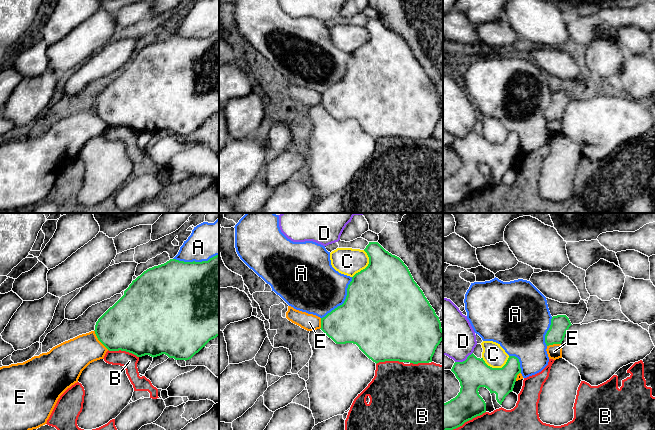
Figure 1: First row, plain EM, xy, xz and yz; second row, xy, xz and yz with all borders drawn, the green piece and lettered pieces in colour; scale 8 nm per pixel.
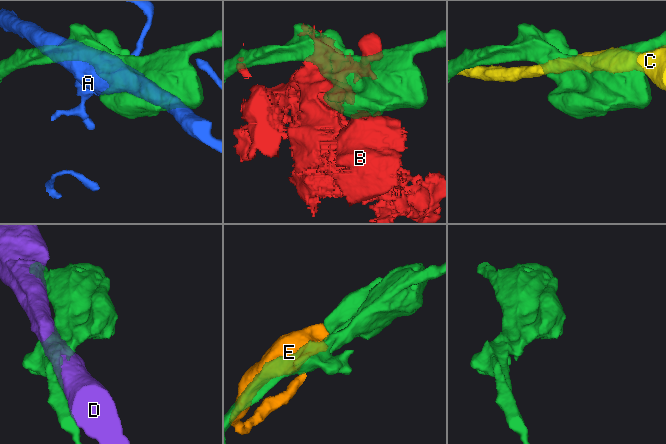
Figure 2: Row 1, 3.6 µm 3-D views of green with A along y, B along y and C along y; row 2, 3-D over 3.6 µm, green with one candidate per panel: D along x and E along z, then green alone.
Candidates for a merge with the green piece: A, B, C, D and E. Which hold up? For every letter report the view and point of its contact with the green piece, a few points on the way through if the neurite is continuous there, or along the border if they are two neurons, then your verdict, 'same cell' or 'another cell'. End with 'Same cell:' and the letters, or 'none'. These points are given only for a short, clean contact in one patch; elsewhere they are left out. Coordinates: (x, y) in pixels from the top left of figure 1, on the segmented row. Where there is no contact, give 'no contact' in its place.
A: contact xz (344, 301); another cell
B: contact yz (468, 420); another cell
C: contact yz (496, 368); another cell
D: contact yz (463, 361); another cell
E: contact xy (99, 340); another cell
Same cell: none

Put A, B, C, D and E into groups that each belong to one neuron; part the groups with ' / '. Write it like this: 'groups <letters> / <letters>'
groups A / B / C / D / E

